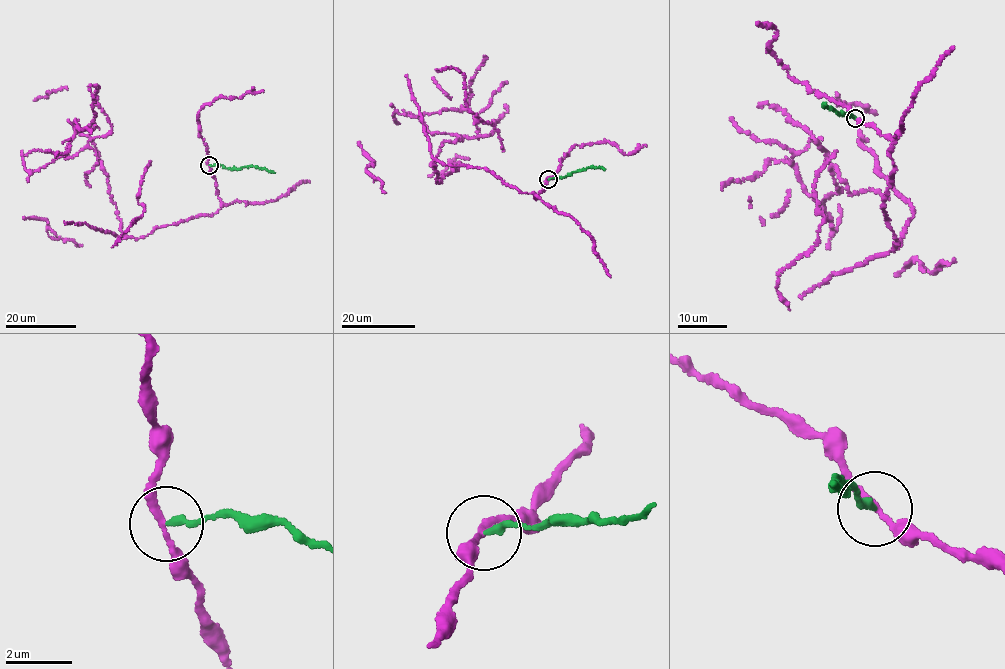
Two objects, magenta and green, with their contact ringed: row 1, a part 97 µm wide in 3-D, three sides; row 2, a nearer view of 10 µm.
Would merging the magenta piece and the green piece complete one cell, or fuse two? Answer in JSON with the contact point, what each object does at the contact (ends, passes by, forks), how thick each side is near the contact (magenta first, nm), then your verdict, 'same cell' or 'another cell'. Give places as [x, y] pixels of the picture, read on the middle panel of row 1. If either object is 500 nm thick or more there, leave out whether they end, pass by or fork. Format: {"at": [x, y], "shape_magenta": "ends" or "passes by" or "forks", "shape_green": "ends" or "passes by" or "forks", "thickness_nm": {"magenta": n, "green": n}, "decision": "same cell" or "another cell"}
{"at": [548, 179], "shape_magenta": "passes by", "shape_green": "ends", "thickness_nm": {"magenta": 180, "green": 200}, "decision": "another cell"}

